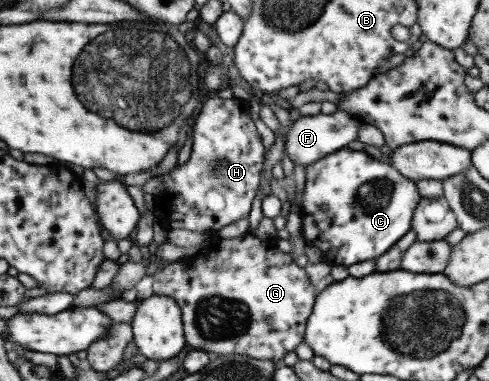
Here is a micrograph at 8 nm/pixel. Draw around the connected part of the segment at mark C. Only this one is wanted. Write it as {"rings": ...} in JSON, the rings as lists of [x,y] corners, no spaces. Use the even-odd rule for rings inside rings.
{"rings":[[[344,147],[303,168],[305,181],[300,205],[300,232],[305,245],[317,247],[327,263],[348,268],[354,263],[375,260],[411,229],[411,218],[421,196],[415,181],[400,175],[389,163],[376,160],[363,150]]]}

